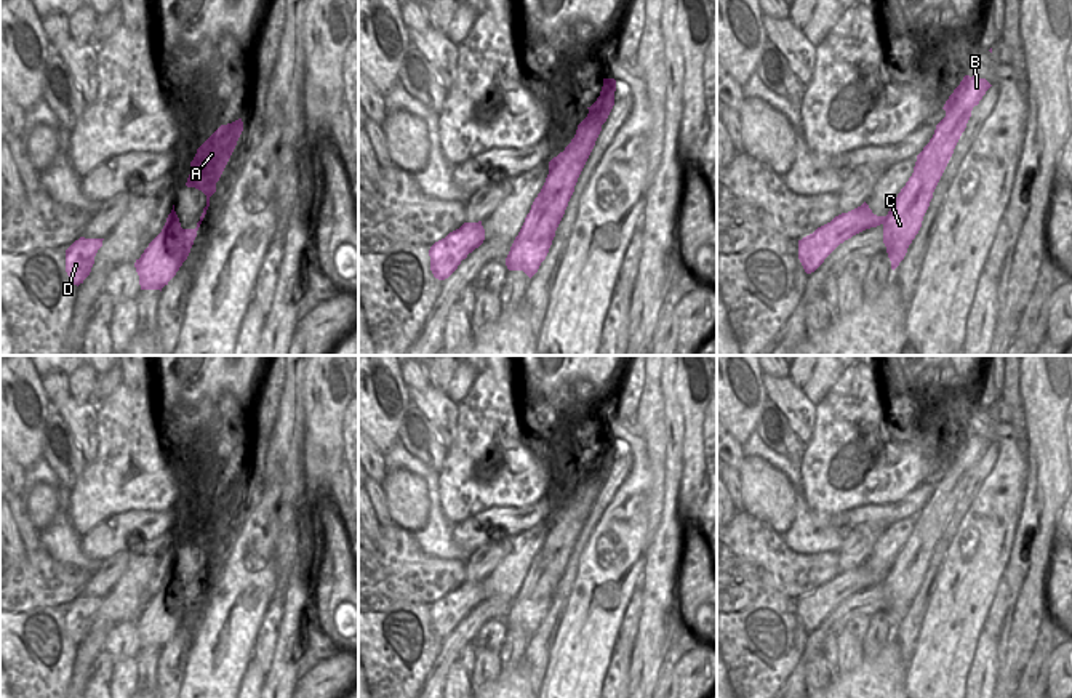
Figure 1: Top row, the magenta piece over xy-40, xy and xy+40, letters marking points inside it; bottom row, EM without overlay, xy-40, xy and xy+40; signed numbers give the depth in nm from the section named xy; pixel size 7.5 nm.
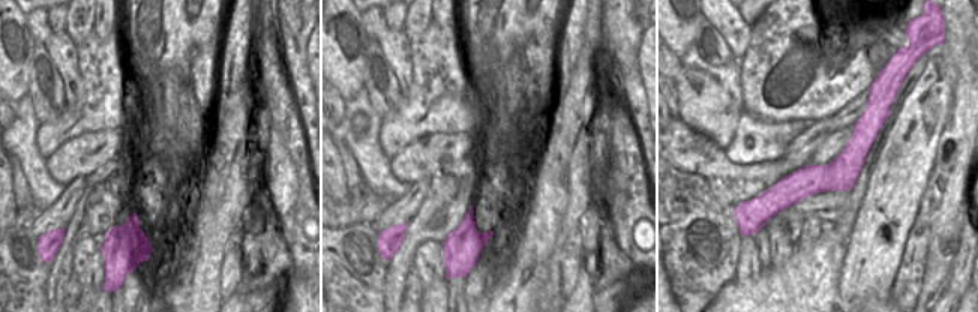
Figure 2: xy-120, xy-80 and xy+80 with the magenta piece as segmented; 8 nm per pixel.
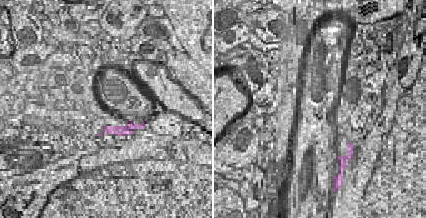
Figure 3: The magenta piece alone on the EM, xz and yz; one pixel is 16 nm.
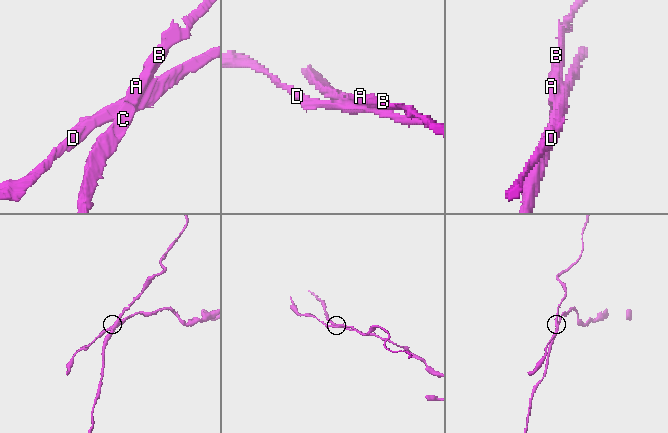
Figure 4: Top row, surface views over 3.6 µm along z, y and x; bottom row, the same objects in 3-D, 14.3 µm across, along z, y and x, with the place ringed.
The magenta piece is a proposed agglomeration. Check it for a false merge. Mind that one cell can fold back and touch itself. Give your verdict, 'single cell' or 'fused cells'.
fused cells

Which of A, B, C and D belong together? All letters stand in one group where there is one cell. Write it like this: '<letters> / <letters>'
A B C / D

